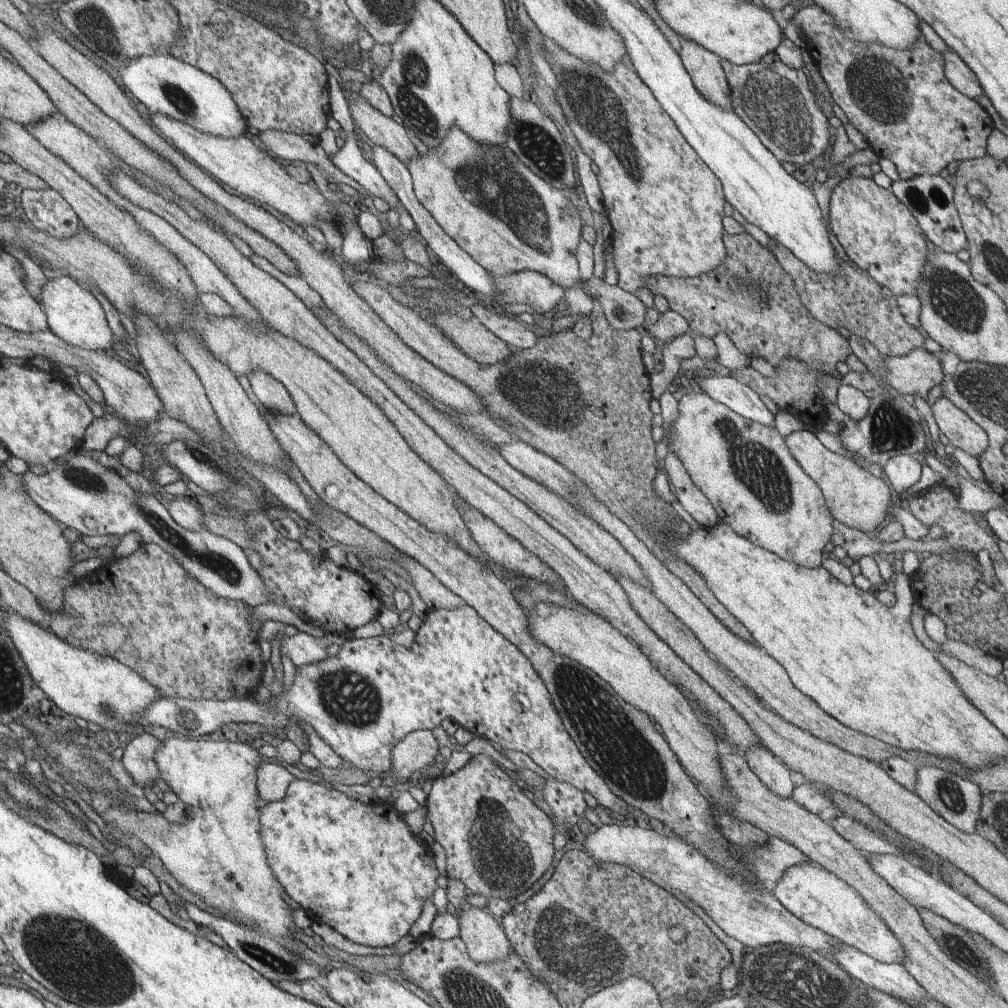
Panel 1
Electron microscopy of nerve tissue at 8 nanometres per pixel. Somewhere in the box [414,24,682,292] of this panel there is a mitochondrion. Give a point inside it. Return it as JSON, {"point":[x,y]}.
{"point":[528,217]}

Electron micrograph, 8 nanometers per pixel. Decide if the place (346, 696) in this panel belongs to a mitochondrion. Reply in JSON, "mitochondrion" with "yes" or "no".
{"mitochondrion":"yes"}

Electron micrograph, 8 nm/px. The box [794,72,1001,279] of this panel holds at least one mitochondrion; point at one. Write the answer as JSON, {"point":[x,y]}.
{"point":[922,199]}

